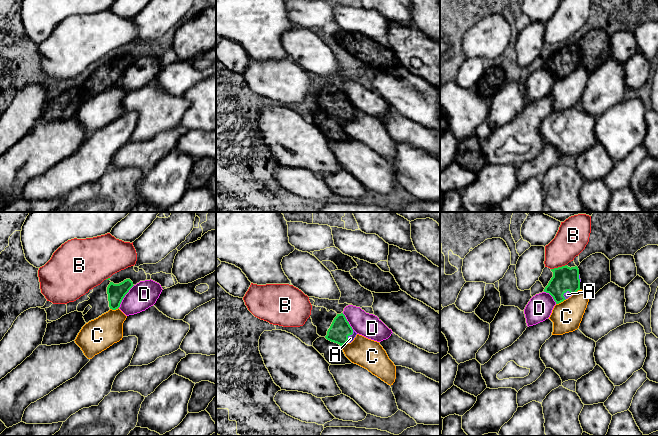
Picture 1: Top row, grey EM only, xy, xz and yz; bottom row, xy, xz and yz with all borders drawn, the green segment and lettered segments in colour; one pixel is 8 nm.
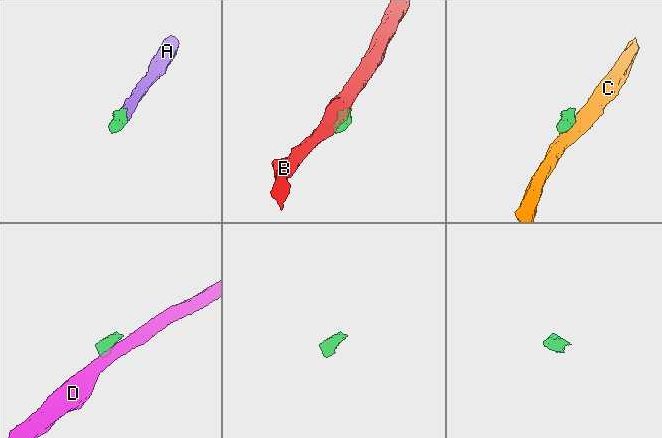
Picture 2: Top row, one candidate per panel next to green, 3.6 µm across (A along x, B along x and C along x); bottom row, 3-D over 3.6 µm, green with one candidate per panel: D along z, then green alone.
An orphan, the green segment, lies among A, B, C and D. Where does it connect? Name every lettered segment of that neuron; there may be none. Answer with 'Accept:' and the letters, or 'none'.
Accept: A

